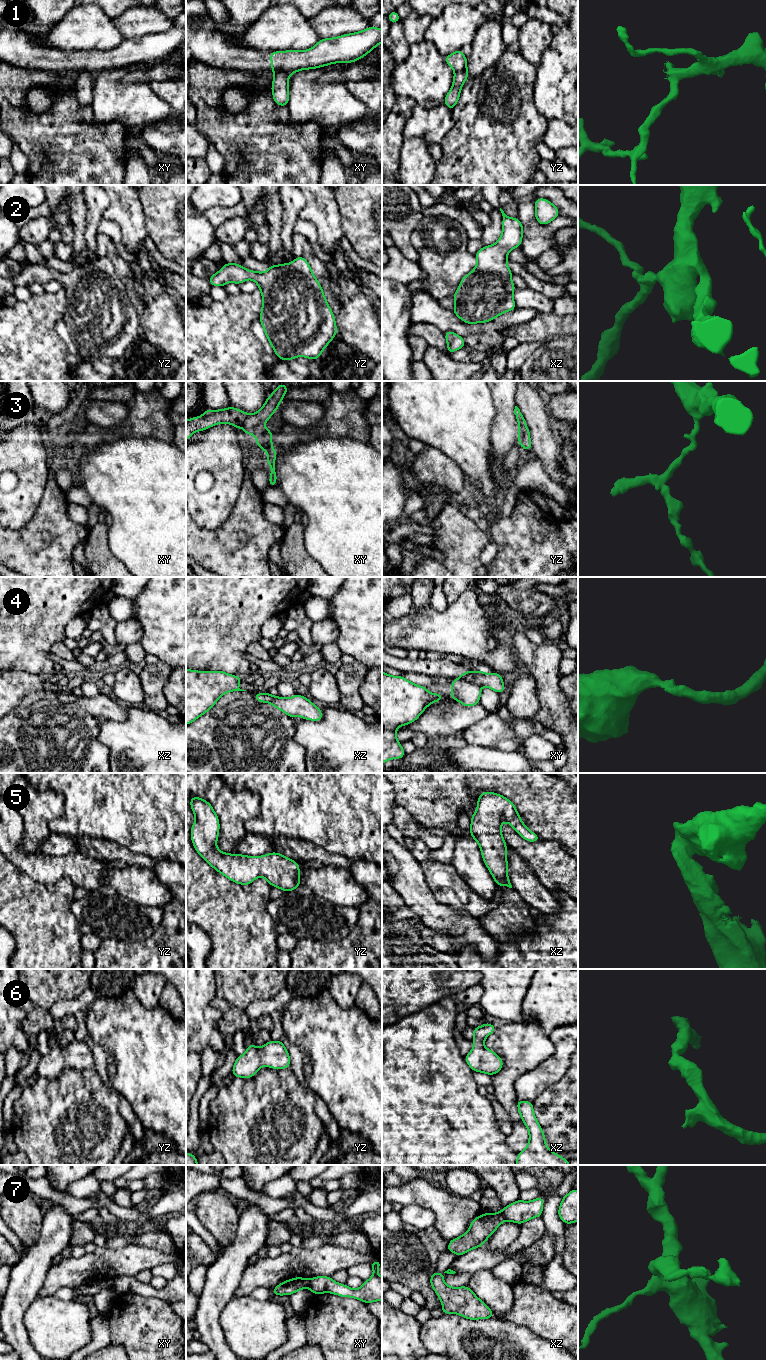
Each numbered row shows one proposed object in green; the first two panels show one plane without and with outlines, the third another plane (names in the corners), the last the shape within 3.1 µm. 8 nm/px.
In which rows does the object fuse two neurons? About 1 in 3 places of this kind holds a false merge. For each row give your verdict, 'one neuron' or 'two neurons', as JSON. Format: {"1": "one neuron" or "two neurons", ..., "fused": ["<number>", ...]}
{"1": "two neurons", "2": "one neuron", "3": "two neurons", "4": "two neurons", "5": "one neuron", "6": "one neuron", "7": "two neurons", "fused": ["1", "3", "4", "7"]}

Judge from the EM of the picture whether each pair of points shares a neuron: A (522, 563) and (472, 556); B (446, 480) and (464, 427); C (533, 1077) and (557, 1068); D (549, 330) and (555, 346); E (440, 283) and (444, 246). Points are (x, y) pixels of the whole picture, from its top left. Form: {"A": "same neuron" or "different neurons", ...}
{"A": "different neurons", "B": "different neurons", "C": "same neuron", "D": "different neurons", "E": "same neuron"}

